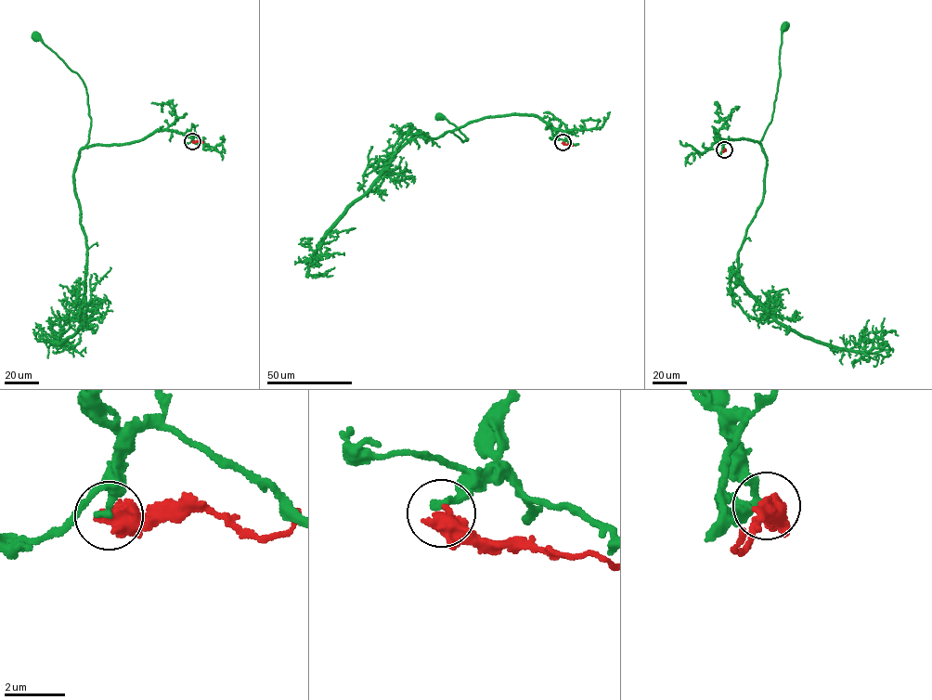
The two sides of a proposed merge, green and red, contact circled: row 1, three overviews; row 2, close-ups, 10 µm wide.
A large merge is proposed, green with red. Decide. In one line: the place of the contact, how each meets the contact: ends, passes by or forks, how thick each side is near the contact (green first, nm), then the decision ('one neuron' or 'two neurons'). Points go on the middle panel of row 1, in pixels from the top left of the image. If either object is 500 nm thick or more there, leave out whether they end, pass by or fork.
(563, 142) | 240/650 nm | two neurons

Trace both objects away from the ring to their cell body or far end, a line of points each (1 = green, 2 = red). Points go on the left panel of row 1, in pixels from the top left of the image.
1: (192, 142), (190, 132), (161, 129), (137, 141), (84, 148), (88, 142), (91, 123), (85, 85), (34, 35)
2: (192, 142), (203, 141)

